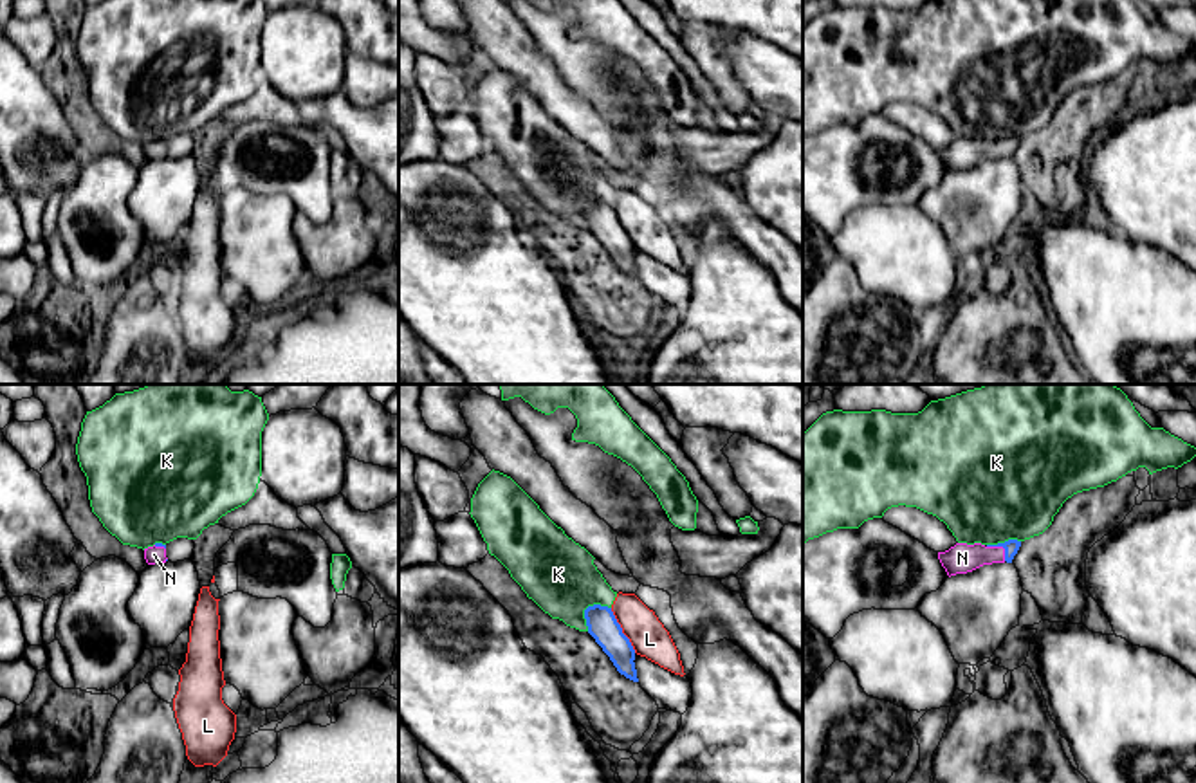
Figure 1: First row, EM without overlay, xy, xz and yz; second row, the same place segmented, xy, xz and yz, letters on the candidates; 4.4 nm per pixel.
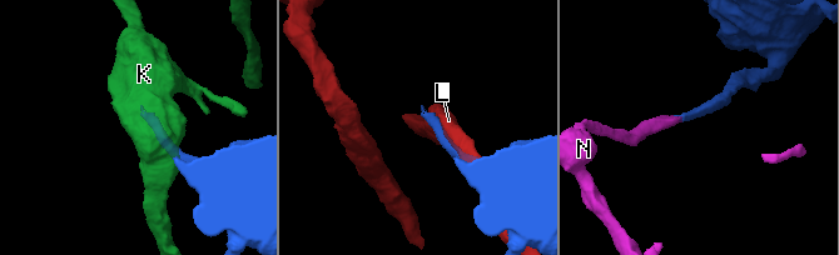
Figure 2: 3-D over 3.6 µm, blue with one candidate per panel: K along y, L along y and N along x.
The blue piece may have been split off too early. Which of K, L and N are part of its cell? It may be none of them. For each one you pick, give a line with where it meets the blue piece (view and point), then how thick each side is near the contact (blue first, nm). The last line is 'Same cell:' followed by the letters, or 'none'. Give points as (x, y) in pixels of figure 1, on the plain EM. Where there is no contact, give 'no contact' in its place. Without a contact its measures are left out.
N: meets blue in yz at (1002, 141); 70 nm thick on the blue side, 140 nm on the other
Same cell: N

